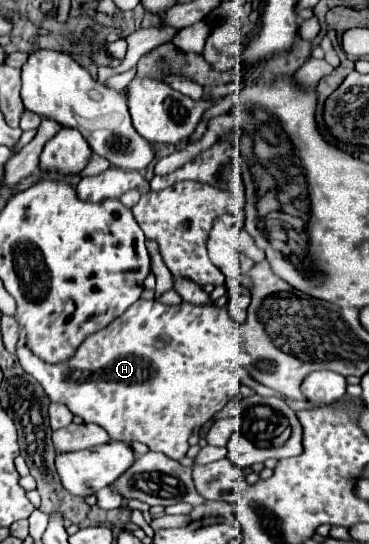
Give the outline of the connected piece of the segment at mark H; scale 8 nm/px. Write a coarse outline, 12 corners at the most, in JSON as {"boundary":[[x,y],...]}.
{"boundary":[[136,300],[60,364],[52,402],[182,460],[242,380],[226,308]]}

